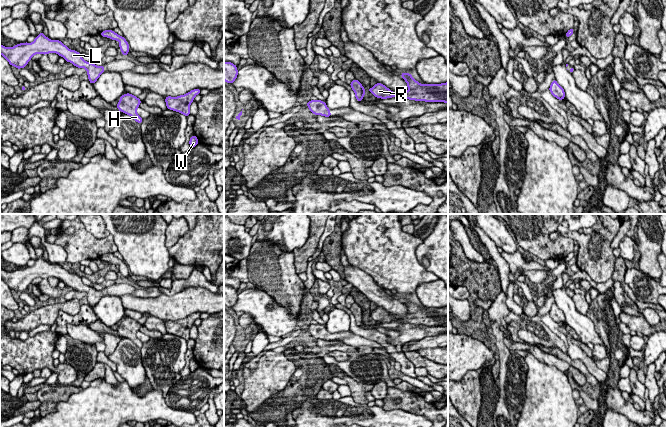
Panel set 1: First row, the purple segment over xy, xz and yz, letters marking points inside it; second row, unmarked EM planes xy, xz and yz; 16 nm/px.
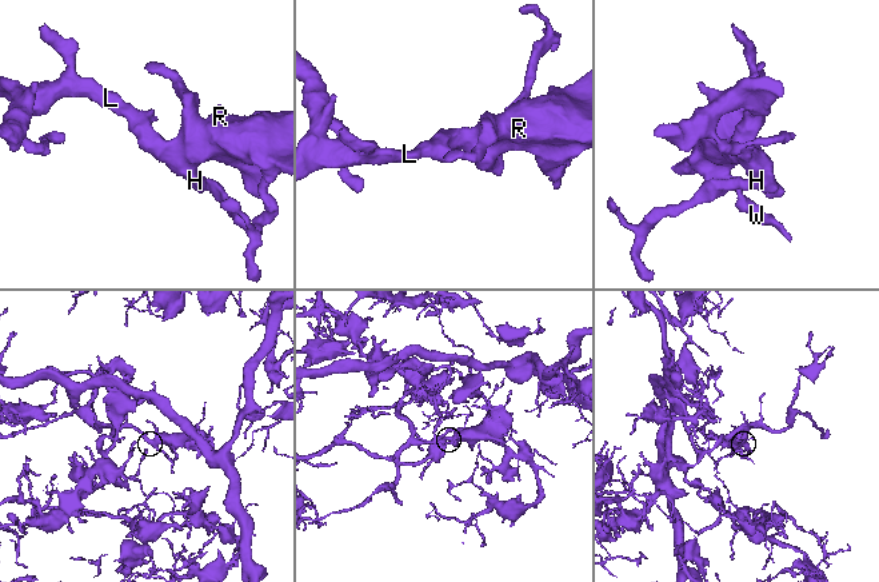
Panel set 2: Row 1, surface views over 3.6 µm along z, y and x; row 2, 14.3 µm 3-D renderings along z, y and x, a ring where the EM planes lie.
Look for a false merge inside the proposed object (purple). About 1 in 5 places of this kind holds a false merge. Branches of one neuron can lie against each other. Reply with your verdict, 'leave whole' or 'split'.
leave whole

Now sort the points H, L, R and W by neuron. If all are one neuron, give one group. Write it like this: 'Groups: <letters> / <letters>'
Groups: H L R W

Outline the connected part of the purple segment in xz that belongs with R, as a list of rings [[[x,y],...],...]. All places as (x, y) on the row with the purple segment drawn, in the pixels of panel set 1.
[[[401,73],[402,79],[406,81],[408,91],[404,93],[392,92],[382,83],[376,83],[372,88],[368,88],[376,98],[387,99],[400,97],[415,101],[444,102],[448,103],[448,82],[441,84],[420,84],[413,79],[410,73]]]

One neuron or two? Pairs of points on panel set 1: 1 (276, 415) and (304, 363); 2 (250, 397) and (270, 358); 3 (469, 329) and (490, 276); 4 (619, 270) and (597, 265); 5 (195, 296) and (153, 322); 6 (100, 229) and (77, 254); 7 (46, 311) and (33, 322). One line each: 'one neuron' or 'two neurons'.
1: one neuron
2: one neuron
3: one neuron
4: two neurons
5: two neurons
6: two neurons
7: one neuron

